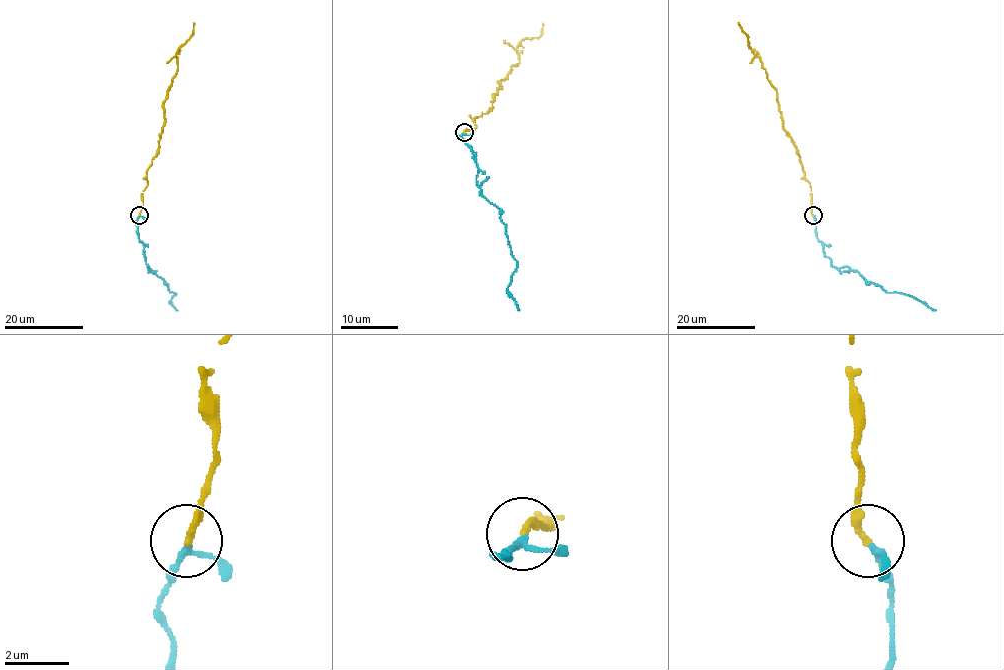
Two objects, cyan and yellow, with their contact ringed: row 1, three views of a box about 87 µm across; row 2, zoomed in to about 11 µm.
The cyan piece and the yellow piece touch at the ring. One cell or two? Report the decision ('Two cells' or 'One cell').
One cell

